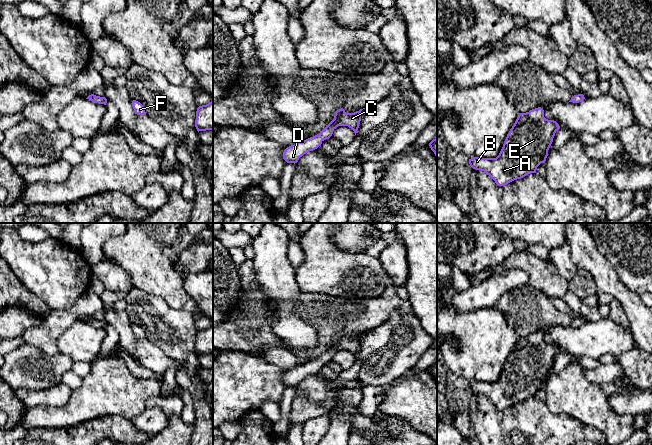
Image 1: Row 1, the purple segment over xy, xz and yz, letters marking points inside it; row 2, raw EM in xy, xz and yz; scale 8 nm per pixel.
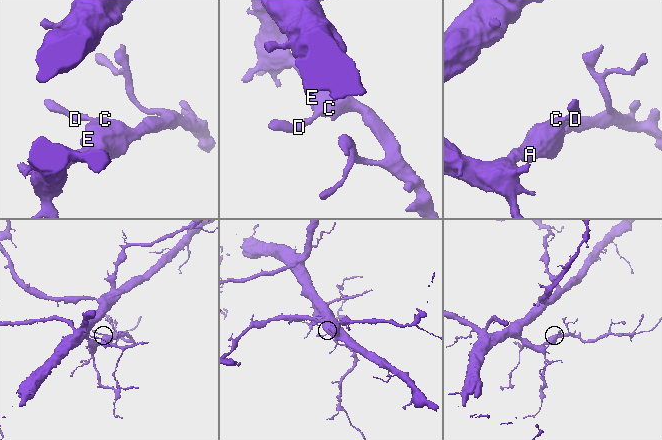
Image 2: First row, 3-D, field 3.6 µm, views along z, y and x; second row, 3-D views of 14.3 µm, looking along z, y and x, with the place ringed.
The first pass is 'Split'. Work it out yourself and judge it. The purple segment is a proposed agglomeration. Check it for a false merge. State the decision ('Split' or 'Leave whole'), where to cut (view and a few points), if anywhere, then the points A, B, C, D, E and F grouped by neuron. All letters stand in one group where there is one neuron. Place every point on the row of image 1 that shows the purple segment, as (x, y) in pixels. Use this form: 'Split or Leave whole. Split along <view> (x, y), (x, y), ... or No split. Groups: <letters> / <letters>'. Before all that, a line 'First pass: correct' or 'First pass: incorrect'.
First pass: incorrect
Leave whole. No split. Groups: A B C D E F

